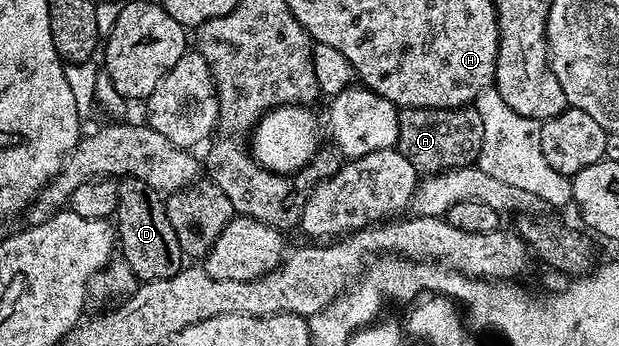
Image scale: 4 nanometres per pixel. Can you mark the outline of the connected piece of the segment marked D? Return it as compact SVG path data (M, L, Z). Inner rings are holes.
M124 178L120 182L114 215L114 234L118 239L119 253L120 250L124 253L121 254L122 261L132 269L141 283L166 280L185 269L186 259L178 244L178 236L174 236L174 228L170 228L164 198L142 180Z

